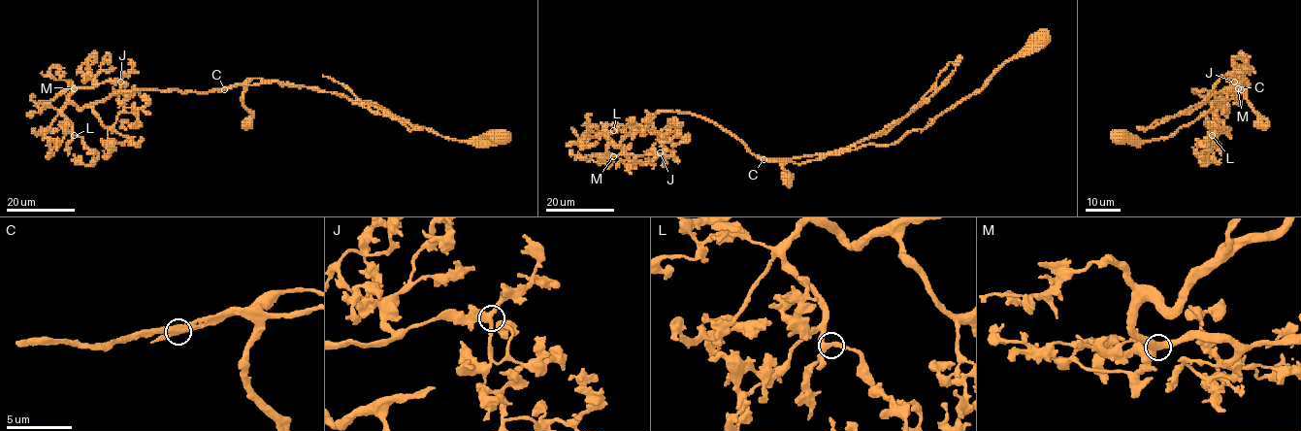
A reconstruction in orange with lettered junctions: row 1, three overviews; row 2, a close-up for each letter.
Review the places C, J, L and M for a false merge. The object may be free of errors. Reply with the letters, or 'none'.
C

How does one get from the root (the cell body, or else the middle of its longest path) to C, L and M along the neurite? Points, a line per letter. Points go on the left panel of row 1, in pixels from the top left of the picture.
C: (502, 138), (502, 142), (447, 139), (401, 120), (375, 104), (280, 82), (235, 84), (224, 89)
L: (502, 138), (447, 139), (375, 104), (280, 82), (118, 90), (82, 108), (68, 103), (62, 114), (74, 135)
M: (502, 138), (447, 139), (375, 104), (280, 82), (205, 92), (118, 90), (82, 108), (68, 100), (74, 88)

